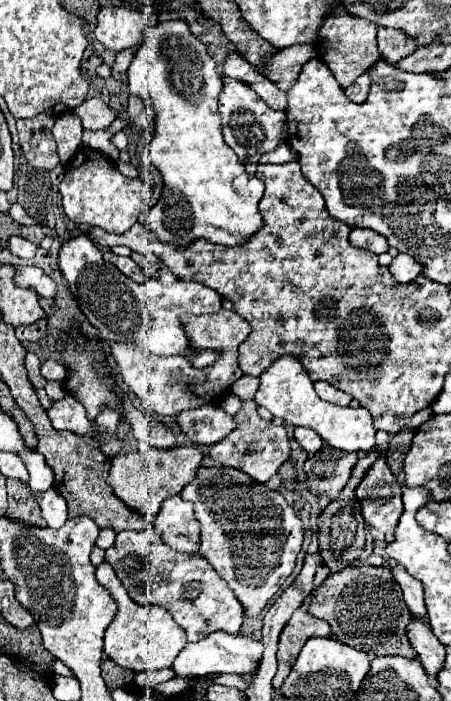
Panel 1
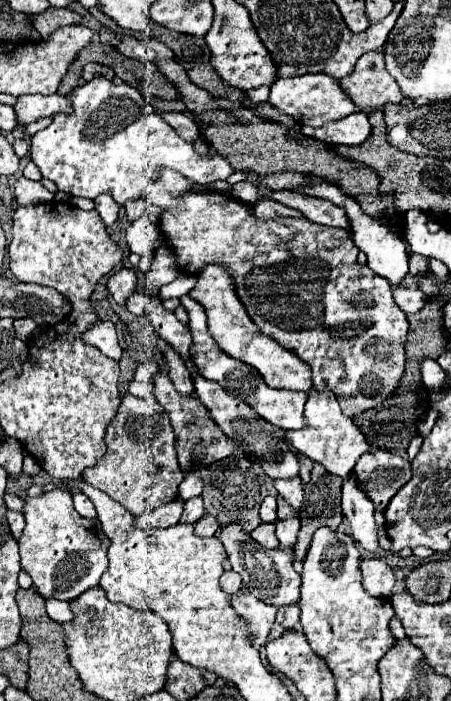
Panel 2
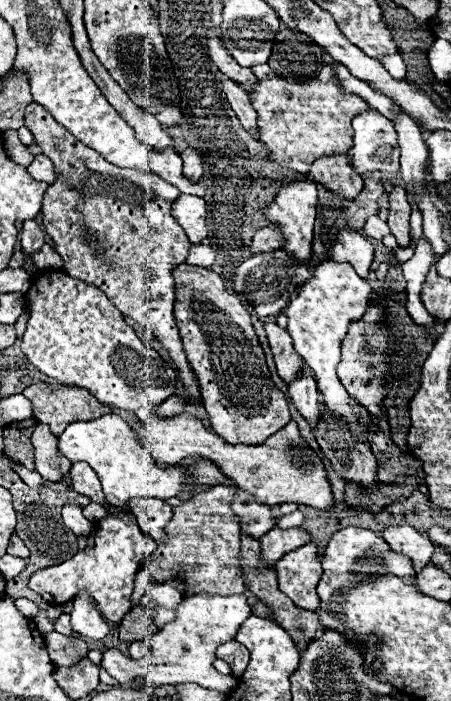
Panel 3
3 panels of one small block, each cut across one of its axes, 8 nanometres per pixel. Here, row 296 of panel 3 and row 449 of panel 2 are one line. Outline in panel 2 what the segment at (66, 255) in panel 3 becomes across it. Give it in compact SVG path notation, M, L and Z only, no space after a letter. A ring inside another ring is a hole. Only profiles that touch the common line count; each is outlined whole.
M132 394L122 398L118 414L108 426L106 444L106 456L94 468L82 472L84 482L106 492L110 498L116 498L116 502L120 502L134 516L176 500L184 472L178 472L174 432L168 412L158 404L158 400L142 400Z

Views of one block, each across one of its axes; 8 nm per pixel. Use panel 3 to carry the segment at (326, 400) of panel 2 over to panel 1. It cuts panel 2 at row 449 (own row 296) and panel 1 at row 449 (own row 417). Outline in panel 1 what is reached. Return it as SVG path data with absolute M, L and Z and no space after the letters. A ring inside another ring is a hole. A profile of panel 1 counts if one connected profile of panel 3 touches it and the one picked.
M282 356L280 360L276 360L268 370L264 370L260 374L260 388L256 392L256 402L258 406L268 408L274 416L282 418L286 424L292 426L306 426L316 430L316 434L320 434L320 438L338 450L344 452L370 452L376 446L376 430L372 426L372 416L368 410L360 408L342 408L342 406L334 406L330 402L324 402L318 398L312 380L308 378L308 372L302 368L302 364L294 358L294 356Z

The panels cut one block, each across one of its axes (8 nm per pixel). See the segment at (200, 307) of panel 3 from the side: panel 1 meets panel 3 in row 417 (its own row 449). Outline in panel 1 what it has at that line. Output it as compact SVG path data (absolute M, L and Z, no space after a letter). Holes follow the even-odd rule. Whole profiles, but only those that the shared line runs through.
M242 400L242 408L234 416L236 430L232 430L232 434L228 434L224 440L212 444L208 454L212 460L216 460L222 466L230 466L240 472L246 472L256 482L266 482L288 460L290 444L282 420L264 420L258 416L256 408L258 406L254 400Z

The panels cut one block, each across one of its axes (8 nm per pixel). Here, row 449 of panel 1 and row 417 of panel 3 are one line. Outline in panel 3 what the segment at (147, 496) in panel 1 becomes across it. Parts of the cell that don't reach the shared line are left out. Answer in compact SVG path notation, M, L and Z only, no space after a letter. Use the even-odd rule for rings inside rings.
M180 414L172 418L152 416L148 422L138 422L132 428L140 444L152 454L160 464L178 464L182 458L206 456L220 464L226 476L232 476L236 486L244 492L252 492L260 504L282 504L284 500L296 500L296 504L308 504L312 508L328 510L334 506L330 484L326 480L326 470L316 456L316 452L298 434L296 422L286 424L280 432L272 434L264 444L228 444L218 434L204 428L200 418L192 414Z

